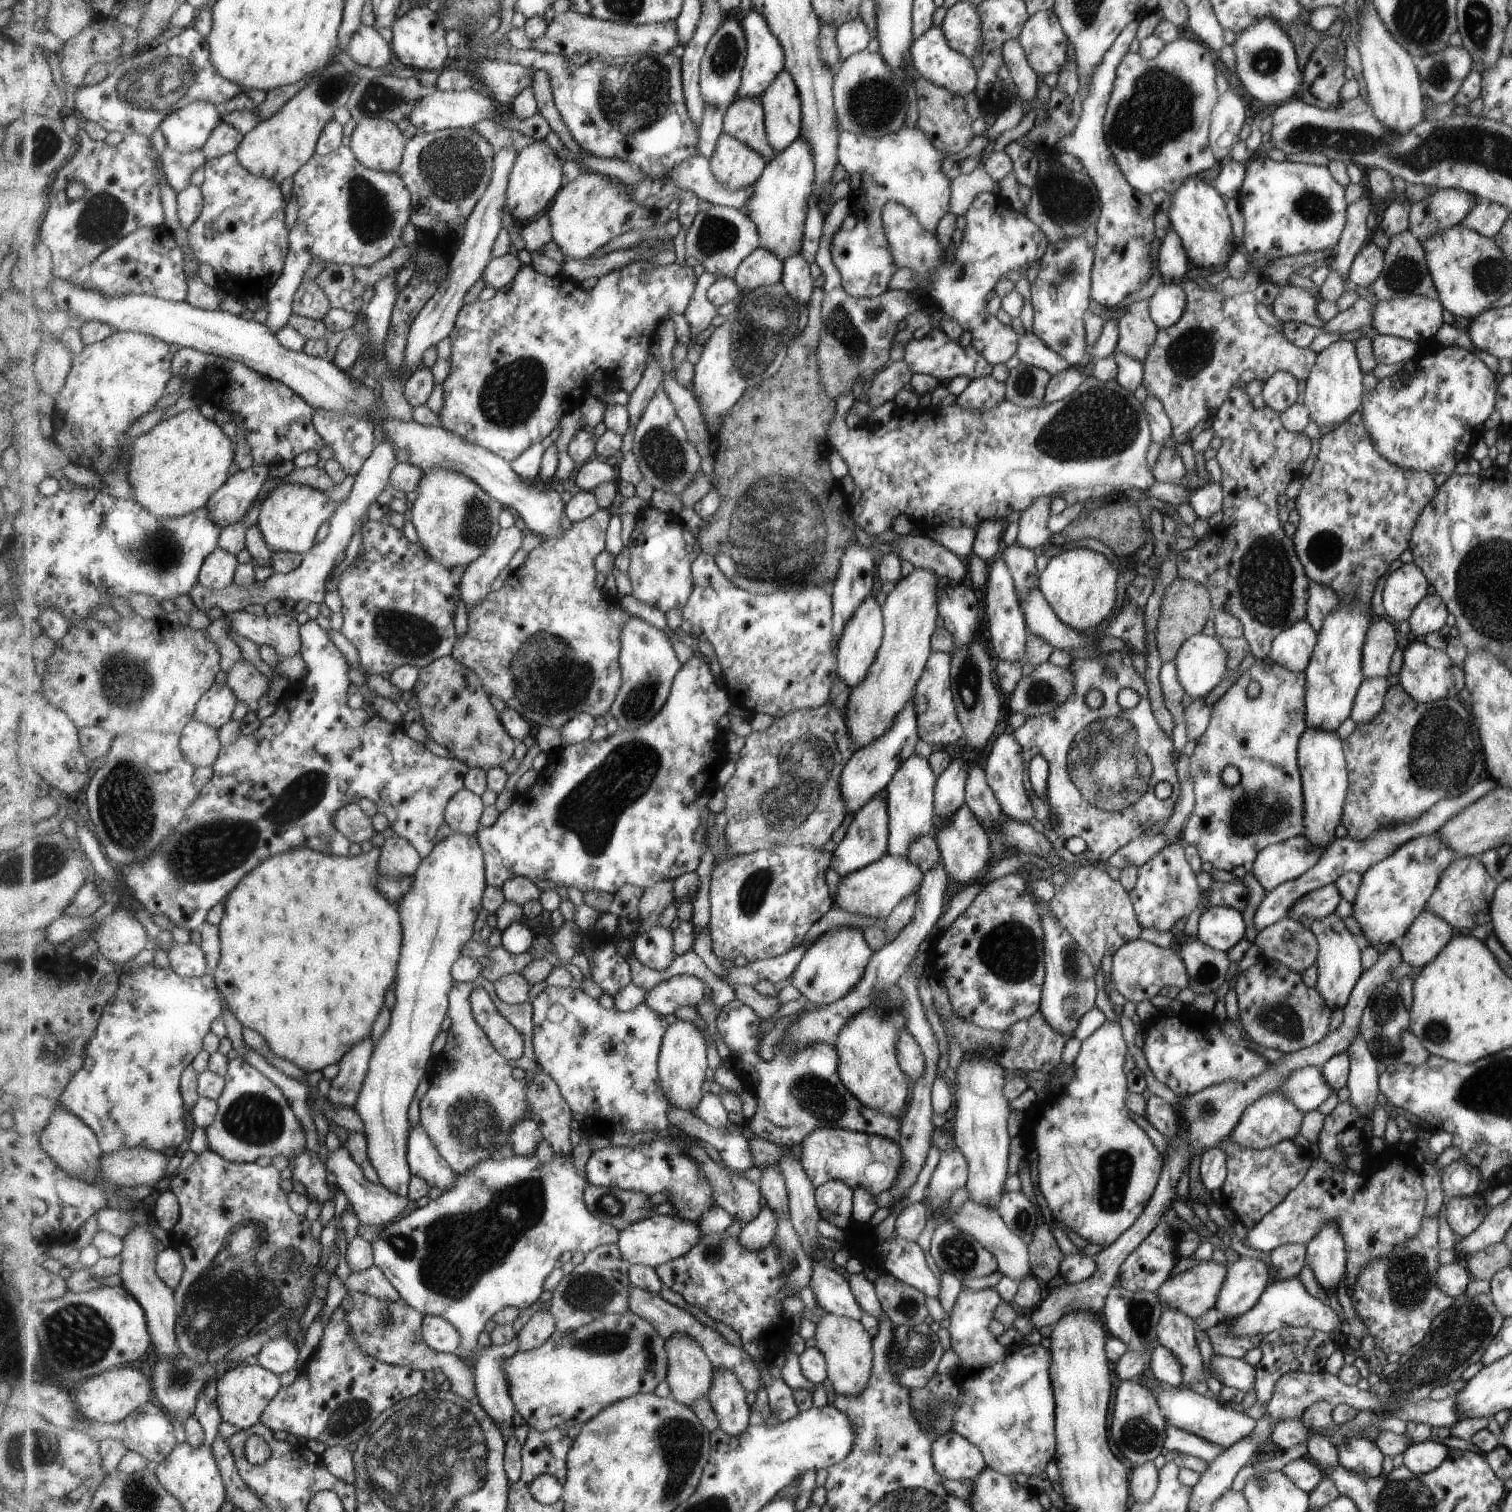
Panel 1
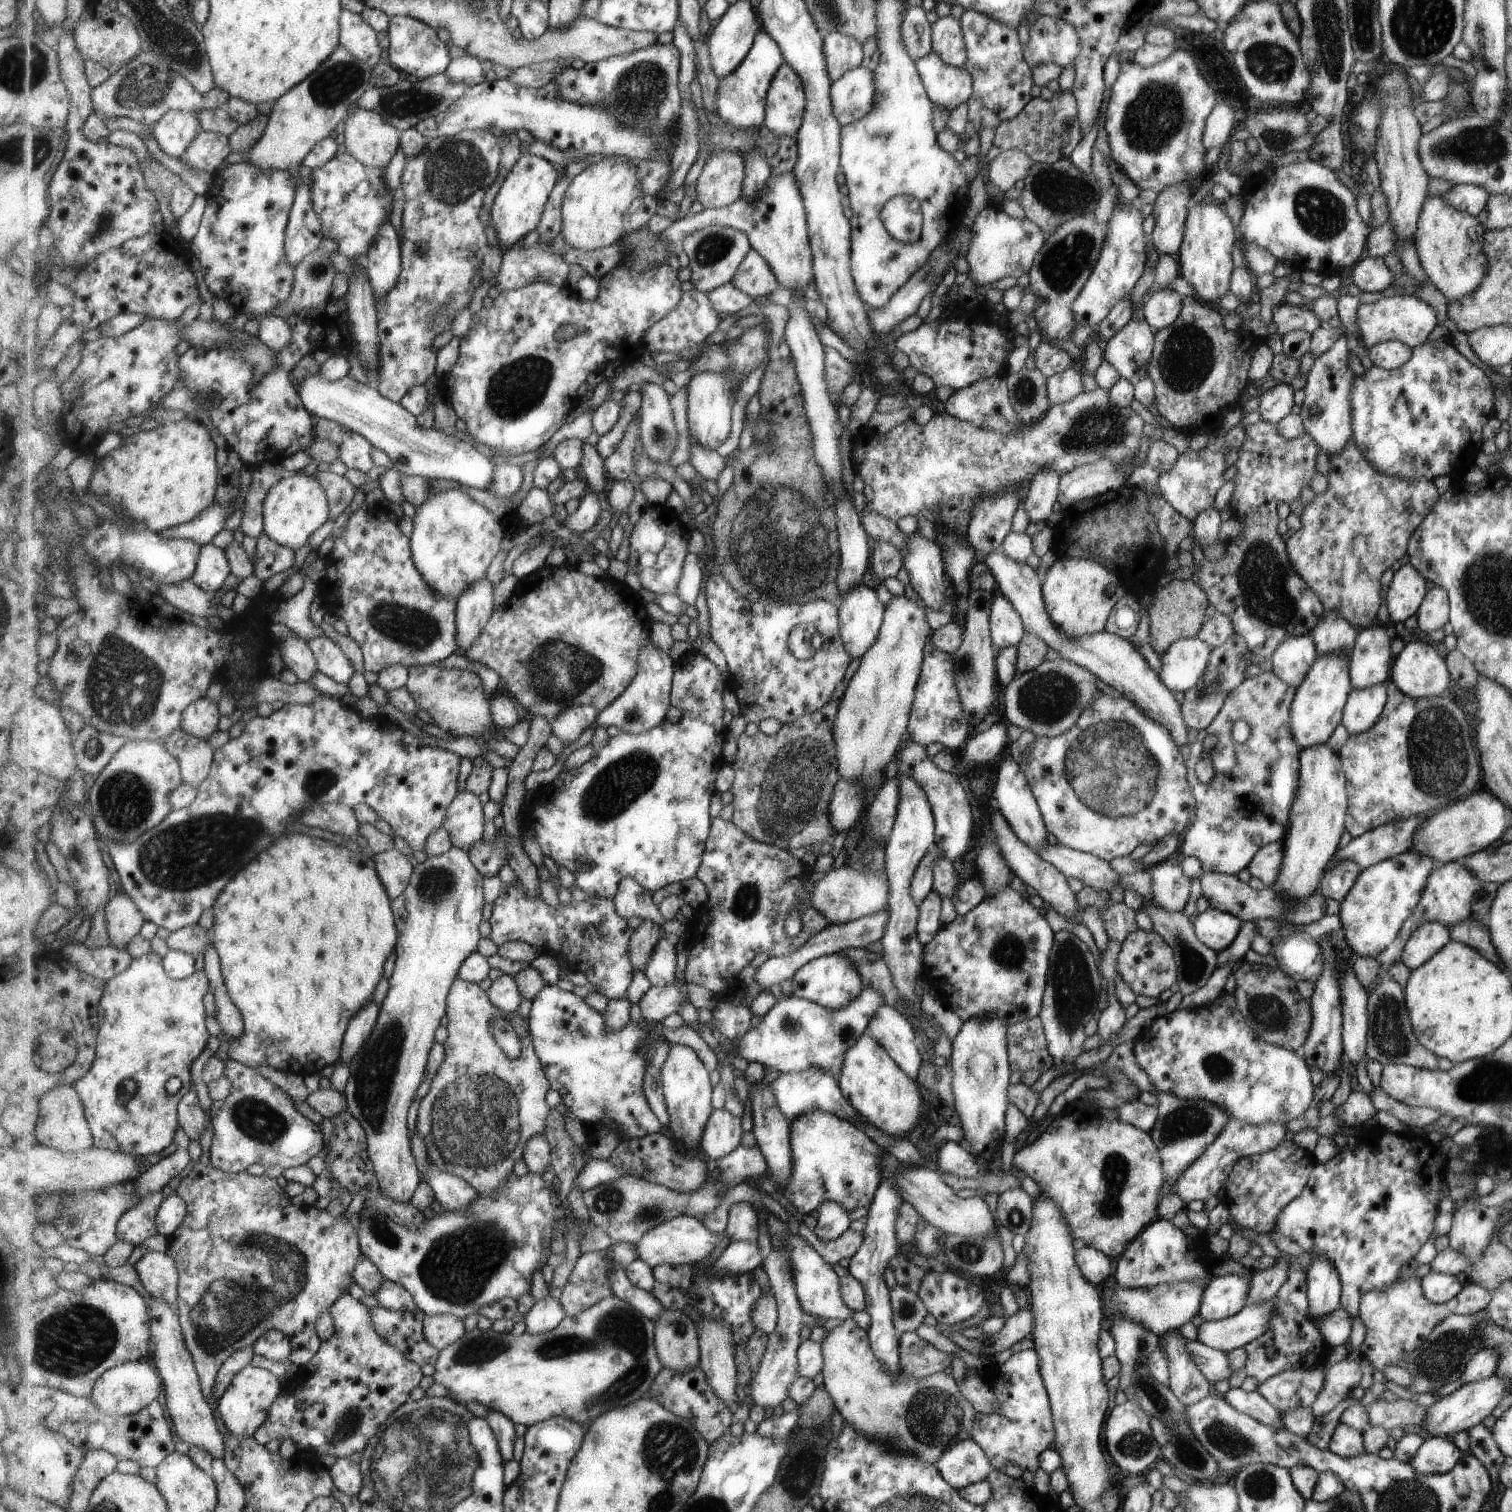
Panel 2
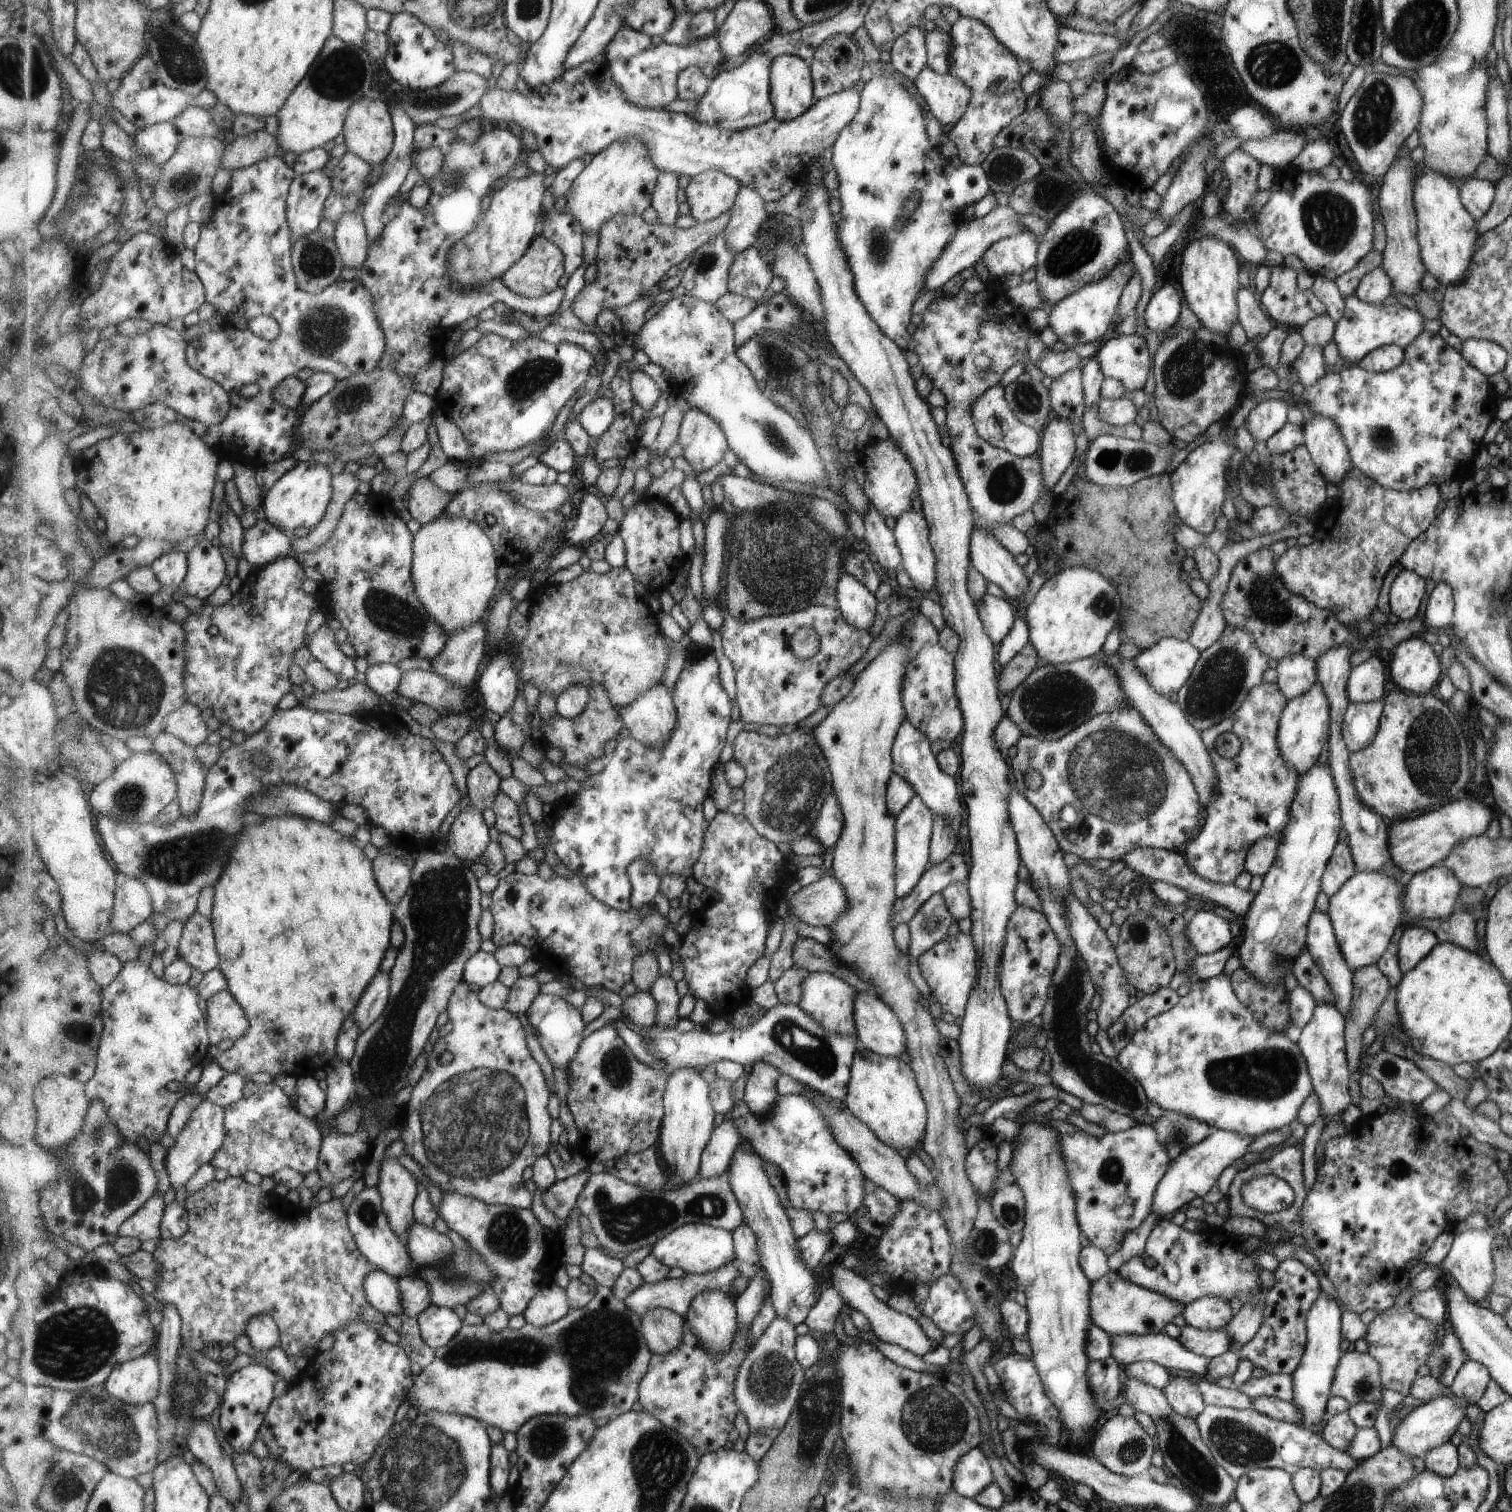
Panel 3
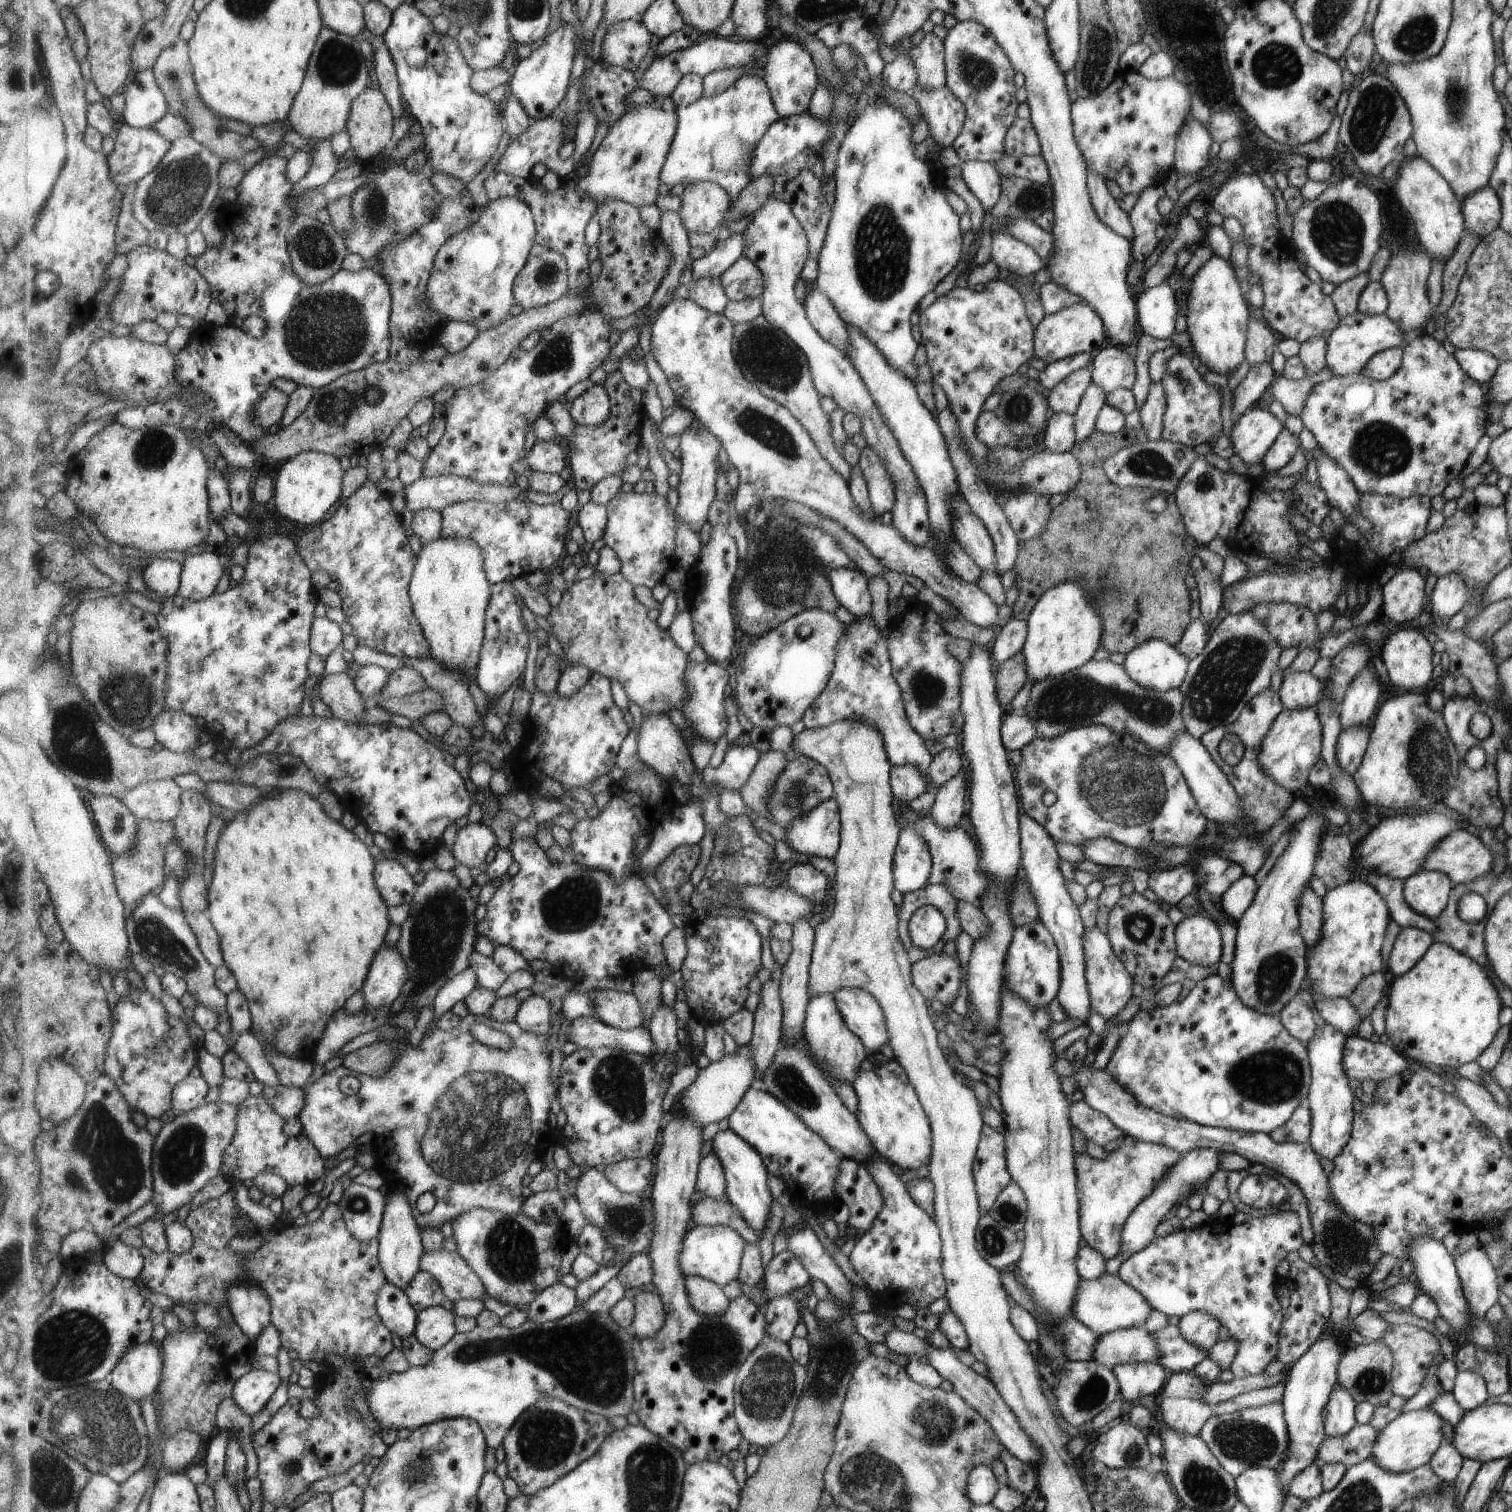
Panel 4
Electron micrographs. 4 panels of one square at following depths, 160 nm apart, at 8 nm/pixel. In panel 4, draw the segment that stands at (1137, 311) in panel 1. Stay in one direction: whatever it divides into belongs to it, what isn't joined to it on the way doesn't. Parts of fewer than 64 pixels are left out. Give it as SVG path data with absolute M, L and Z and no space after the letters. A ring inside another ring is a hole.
M1109 343L1093 354L1089 365L1090 376L1093 384L1097 384L1103 392L1133 387L1136 371L1133 358L1128 354L1129 349Z

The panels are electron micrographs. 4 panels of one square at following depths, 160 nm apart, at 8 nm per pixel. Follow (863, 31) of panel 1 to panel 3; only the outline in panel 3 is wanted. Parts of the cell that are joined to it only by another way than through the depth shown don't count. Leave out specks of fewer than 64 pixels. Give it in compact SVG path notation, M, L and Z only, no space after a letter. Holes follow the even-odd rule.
M851 35L827 37L811 63L814 98L820 101L827 95L855 88L863 62L862 50Z

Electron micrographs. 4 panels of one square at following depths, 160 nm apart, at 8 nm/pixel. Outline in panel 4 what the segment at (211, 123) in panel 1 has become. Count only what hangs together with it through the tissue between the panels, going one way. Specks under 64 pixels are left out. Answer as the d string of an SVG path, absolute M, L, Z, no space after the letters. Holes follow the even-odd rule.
M124 122L118 129L116 136L116 148L109 155L109 166L111 166L111 176L121 188L131 182L139 183L147 174L150 174L171 150L171 143L167 138L163 138L155 128L133 127Z

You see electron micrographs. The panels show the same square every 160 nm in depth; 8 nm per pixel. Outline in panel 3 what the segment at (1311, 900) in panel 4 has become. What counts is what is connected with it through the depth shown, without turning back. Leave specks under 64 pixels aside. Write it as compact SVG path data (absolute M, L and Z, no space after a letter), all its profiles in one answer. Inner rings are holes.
M1313 909L1306 922L1305 952L1312 956L1333 995L1333 1006L1343 1015L1351 1006L1353 971L1341 956L1329 917Z

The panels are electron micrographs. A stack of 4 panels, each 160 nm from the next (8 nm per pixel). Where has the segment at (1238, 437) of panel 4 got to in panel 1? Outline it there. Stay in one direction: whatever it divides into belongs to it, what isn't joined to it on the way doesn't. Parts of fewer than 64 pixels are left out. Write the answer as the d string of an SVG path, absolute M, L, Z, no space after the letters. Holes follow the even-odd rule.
M1273 373L1262 384L1261 396L1264 406L1281 414L1297 400L1297 379L1289 373Z

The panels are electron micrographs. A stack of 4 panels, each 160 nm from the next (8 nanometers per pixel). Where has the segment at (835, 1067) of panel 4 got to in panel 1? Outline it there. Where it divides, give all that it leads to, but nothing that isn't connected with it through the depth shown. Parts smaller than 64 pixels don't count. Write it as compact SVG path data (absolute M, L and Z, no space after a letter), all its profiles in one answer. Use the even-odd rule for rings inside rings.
M842 926L819 936L792 974L792 984L816 1006L827 1006L845 997L858 984L869 964L872 950L857 927Z

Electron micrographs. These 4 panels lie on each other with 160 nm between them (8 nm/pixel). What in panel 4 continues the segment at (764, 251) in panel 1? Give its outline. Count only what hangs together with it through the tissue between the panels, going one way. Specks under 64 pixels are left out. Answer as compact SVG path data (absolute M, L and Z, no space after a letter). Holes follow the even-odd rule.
M741 256L721 277L730 300L764 296L765 278L761 268L751 258Z

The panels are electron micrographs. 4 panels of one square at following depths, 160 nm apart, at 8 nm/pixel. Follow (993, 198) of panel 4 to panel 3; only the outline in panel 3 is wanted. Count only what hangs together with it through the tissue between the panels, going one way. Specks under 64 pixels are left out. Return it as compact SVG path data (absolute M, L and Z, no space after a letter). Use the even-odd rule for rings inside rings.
M883 71L882 76L872 76L870 81L862 87L861 97L858 102L858 112L841 130L838 137L833 142L828 151L828 162L834 168L837 180L838 189L836 191L837 198L840 200L839 226L838 226L838 245L846 256L846 261L850 267L851 274L854 275L854 291L858 295L859 300L866 307L867 314L874 319L875 324L887 338L890 338L900 349L907 350L910 342L909 334L907 334L907 324L909 324L909 308L917 296L917 292L924 286L924 279L935 260L942 254L942 250L946 248L949 242L954 238L954 234L958 230L957 224L961 222L961 212L965 204L975 203L981 200L985 194L990 192L990 185L985 171L986 165L966 165L961 163L960 166L953 167L949 160L941 158L937 148L933 148L925 136L925 128L923 128L923 118L921 118L921 106L917 104L917 100L913 100L913 94L909 92L907 86L901 84L903 75L893 78L893 74L887 74ZM915 192L920 194L917 206L910 212L906 221L900 226L900 229L895 229L898 221L904 216L904 203L907 198L911 198L911 194Z

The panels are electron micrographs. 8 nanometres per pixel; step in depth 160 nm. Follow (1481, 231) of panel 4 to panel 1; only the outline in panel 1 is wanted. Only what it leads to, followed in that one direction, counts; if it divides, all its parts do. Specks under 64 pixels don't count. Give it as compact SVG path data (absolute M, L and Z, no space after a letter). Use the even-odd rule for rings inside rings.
M1437 189L1427 198L1411 204L1407 229L1422 241L1437 231L1459 223L1475 204L1475 196L1464 190Z

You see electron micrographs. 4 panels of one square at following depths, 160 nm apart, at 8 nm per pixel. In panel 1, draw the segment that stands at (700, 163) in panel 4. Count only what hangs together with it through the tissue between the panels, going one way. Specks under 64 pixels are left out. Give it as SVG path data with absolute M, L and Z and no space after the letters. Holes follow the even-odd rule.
M753 10L740 17L746 30L749 44L748 57L744 66L742 85L738 92L738 99L745 97L761 97L770 88L771 83L786 69L786 54L782 42L773 34L768 20L759 11Z

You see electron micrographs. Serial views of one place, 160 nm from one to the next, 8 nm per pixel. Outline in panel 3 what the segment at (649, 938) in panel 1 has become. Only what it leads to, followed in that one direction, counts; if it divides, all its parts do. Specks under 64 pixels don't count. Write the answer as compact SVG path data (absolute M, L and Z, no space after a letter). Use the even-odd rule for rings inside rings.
M662 973L653 985L650 993L658 1002L658 1015L656 1024L663 1029L675 1029L679 1024L679 992L677 992L677 982L670 976Z

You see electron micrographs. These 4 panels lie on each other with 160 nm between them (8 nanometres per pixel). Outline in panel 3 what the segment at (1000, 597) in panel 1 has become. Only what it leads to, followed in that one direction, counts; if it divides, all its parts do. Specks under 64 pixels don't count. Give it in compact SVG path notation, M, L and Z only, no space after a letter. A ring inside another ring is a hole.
M987 593L976 602L975 608L986 634L997 645L1010 632L1014 618L1017 616L1015 610L1008 599L997 598Z

